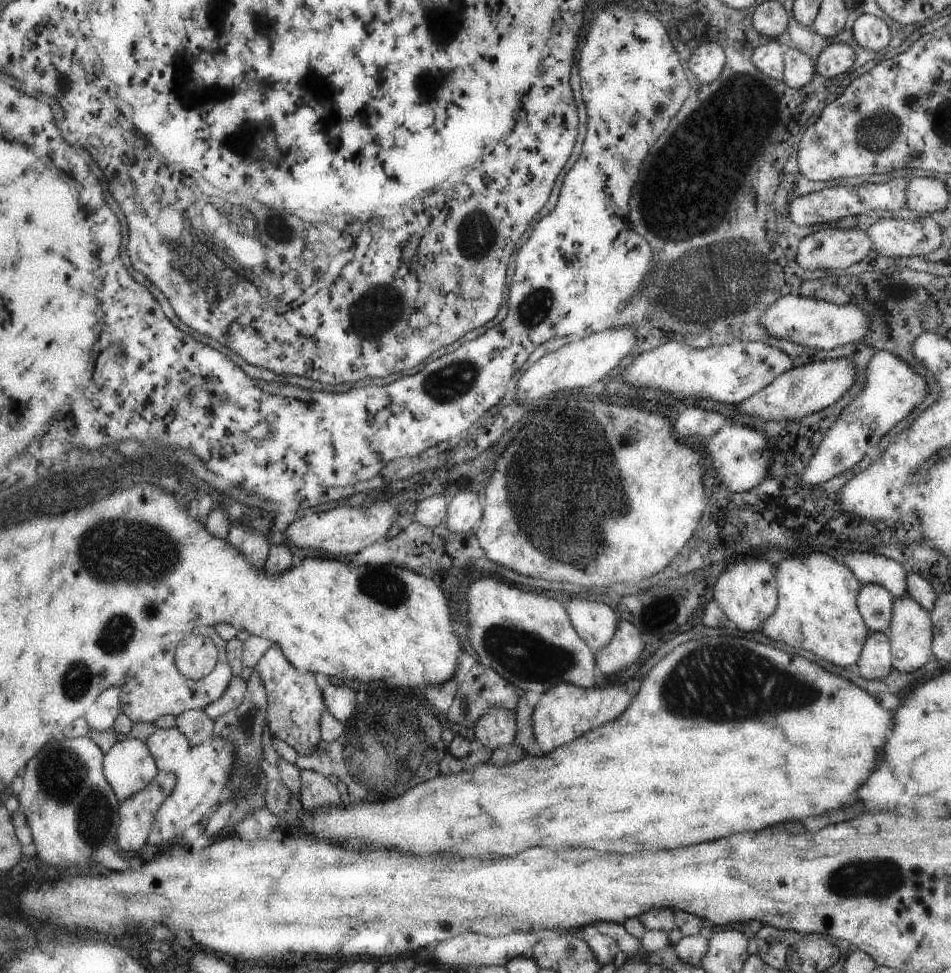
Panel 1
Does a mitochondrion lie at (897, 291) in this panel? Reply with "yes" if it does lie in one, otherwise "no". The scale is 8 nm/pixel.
no

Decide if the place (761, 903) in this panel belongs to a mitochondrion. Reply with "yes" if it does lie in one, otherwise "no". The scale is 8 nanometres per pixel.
no

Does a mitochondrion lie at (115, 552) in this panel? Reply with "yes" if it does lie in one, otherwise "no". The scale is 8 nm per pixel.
yes

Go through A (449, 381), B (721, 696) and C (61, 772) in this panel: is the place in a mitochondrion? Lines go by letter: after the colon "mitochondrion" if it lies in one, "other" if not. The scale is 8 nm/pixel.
A: mitochondrion
B: mitochondrion
C: mitochondrion

